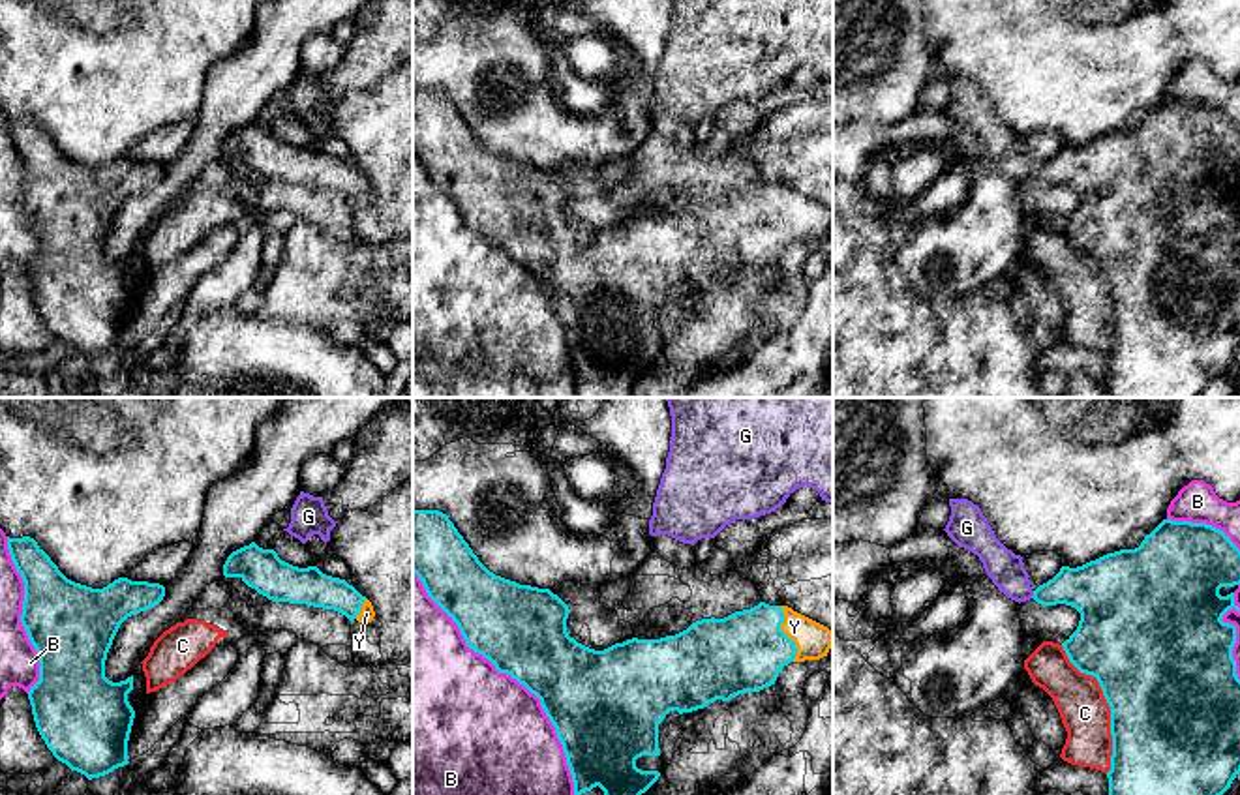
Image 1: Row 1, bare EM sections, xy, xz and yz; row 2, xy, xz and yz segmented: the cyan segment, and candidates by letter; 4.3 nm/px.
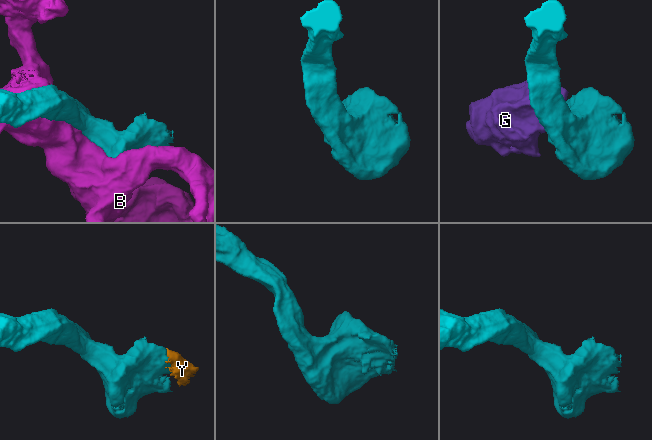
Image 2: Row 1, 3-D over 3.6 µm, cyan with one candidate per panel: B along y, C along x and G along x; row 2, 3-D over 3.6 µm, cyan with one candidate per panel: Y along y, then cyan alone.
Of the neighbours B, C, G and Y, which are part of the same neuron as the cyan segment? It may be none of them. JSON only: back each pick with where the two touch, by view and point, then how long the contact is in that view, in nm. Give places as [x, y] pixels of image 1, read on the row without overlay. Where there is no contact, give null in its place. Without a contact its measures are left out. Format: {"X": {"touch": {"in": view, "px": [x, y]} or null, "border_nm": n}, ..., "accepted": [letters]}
{"G": {"touch": {"in": "yz", "px": [1034, 175]}, "border_nm": 40}, "Y": {"touch": {"in": "xz", "px": [785, 214]}, "border_nm": 240}, "accepted": ["G", "Y"]}

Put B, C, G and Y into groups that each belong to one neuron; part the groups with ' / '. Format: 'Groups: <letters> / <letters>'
Groups: B / C / G Y

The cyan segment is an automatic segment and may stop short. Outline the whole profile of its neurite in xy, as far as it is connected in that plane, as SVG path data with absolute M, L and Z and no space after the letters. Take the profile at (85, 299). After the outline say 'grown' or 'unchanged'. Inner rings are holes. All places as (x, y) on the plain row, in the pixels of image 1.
M30 116L9 118L11 141L24 161L21 202L39 238L39 261L28 279L36 308L53 336L88 360L128 345L128 321L135 291L128 281L133 255L113 262L105 257L105 240L120 204L159 184L165 167L118 158L103 169L68 159Z; unchanged

